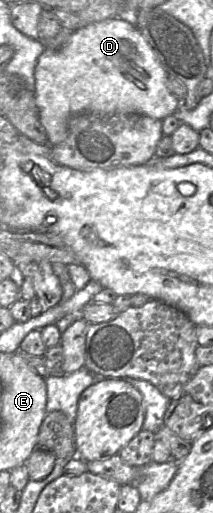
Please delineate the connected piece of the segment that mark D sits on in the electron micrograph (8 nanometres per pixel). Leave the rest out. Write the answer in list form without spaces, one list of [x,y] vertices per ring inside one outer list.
[[[115,17],[80,27],[62,47],[46,48],[37,60],[35,98],[47,143],[51,146],[62,143],[67,137],[70,119],[79,114],[139,114],[157,120],[176,114],[181,101],[168,90],[167,77],[151,46],[130,22]]]

